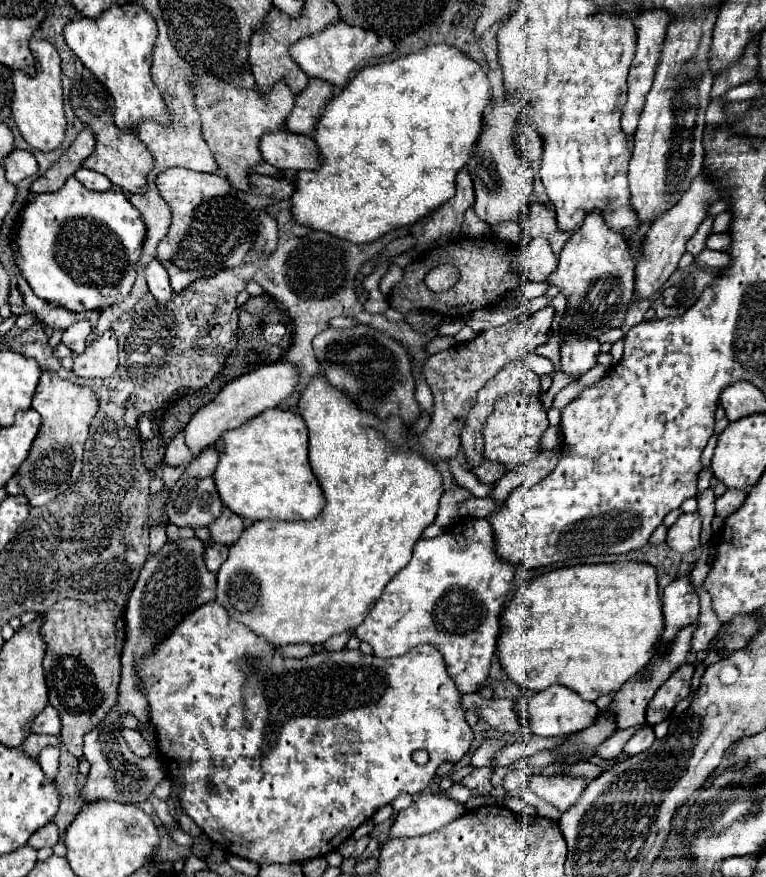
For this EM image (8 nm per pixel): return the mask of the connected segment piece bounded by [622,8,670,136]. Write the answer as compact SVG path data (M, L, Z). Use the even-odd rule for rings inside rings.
M650 8L642 16L638 16L638 20L636 20L636 34L638 34L636 58L632 62L632 68L630 68L630 76L628 76L628 102L626 102L626 108L624 108L624 114L622 114L622 128L624 128L624 132L628 136L632 136L636 132L636 128L638 128L638 118L640 118L640 112L644 108L646 94L652 88L654 72L658 68L658 62L660 62L664 32L666 32L668 24L670 24L670 16L664 10L660 12L658 8Z

